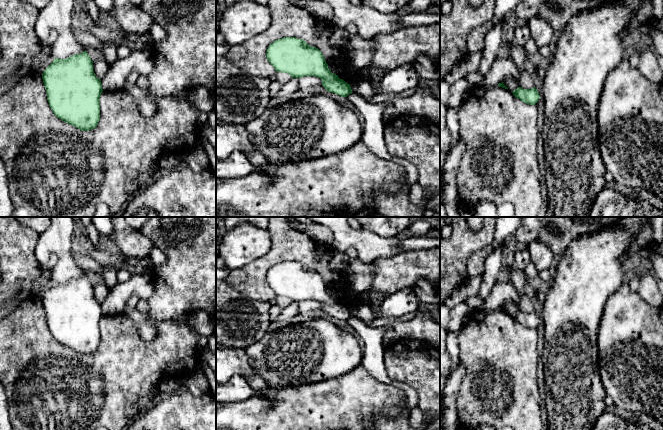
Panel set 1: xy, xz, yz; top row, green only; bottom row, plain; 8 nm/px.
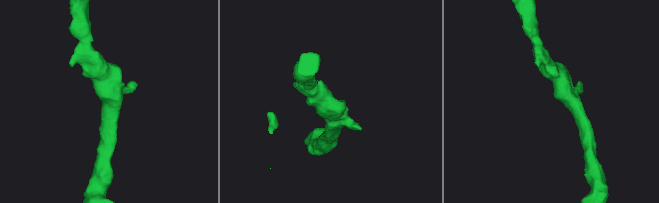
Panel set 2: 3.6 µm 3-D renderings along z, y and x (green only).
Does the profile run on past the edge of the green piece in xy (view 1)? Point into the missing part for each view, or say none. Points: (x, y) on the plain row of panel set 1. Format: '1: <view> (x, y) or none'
1: none

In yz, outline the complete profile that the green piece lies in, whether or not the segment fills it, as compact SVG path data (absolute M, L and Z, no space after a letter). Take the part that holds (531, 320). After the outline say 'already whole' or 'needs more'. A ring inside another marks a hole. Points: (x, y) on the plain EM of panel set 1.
M518 311L517 313L511 316L516 322L530 329L535 329L540 323L540 319L535 311L531 313L523 313L521 311Z; already whole

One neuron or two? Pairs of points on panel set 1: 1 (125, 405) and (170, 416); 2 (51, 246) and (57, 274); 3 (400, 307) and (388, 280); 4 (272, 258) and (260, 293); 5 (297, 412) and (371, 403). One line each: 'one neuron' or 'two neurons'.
1: two neurons
2: one neuron
3: two neurons
4: one neuron
5: one neuron

